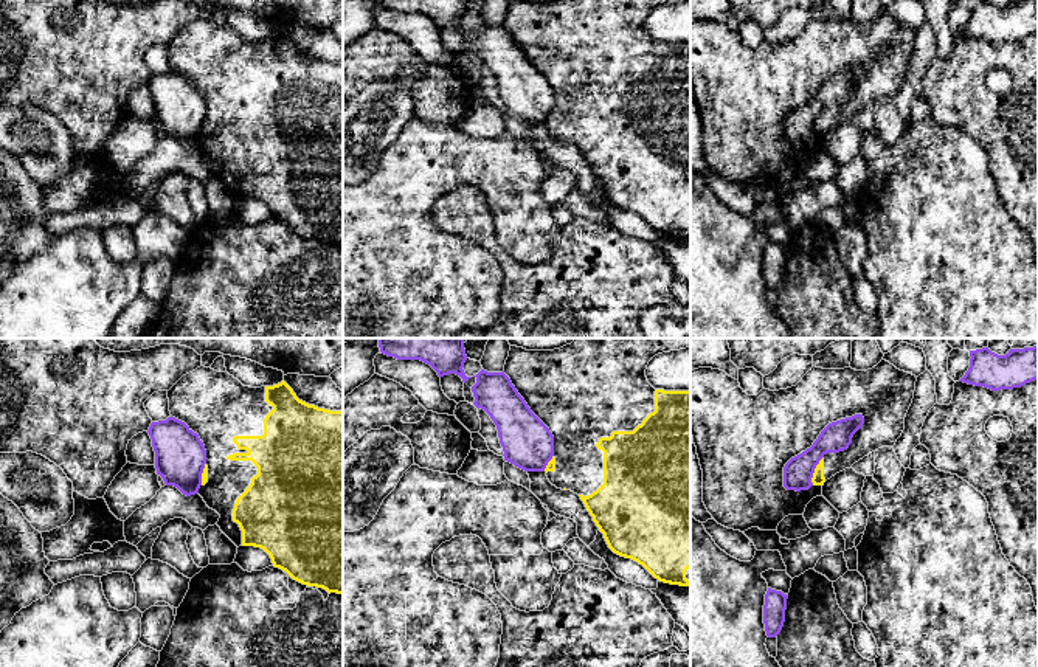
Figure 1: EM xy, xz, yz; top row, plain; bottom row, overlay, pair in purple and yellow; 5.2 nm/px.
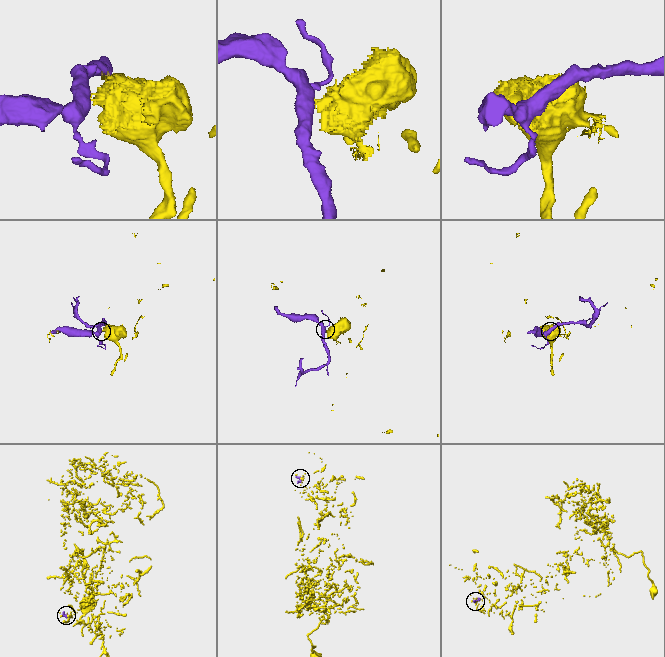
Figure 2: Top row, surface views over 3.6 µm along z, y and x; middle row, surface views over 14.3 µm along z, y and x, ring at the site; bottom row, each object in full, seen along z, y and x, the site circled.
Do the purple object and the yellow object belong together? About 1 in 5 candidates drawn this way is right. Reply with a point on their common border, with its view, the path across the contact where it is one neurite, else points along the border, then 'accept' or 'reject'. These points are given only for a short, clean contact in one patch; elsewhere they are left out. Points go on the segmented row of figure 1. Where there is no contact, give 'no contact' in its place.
meets purple in yz at (813, 470); border along yz (823, 456), (815, 469), (812, 484); reject

